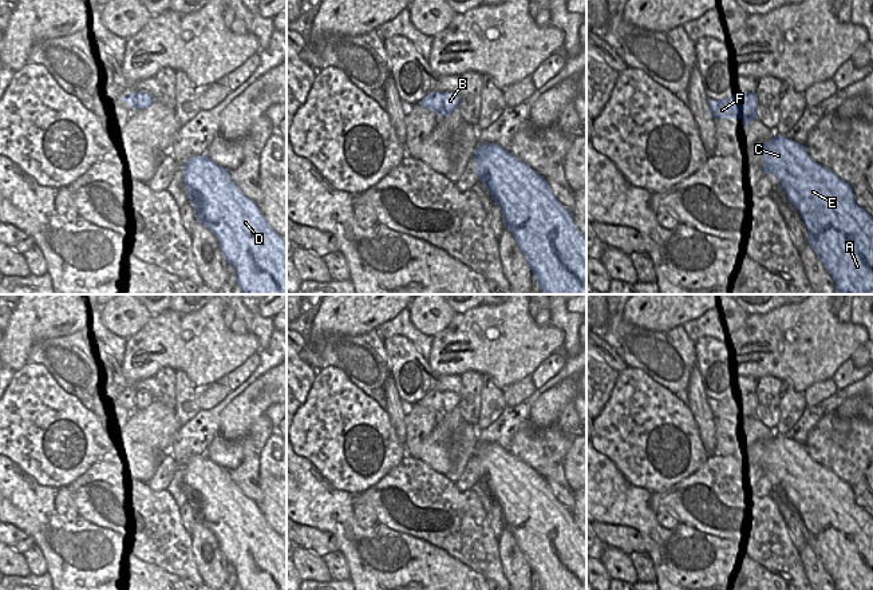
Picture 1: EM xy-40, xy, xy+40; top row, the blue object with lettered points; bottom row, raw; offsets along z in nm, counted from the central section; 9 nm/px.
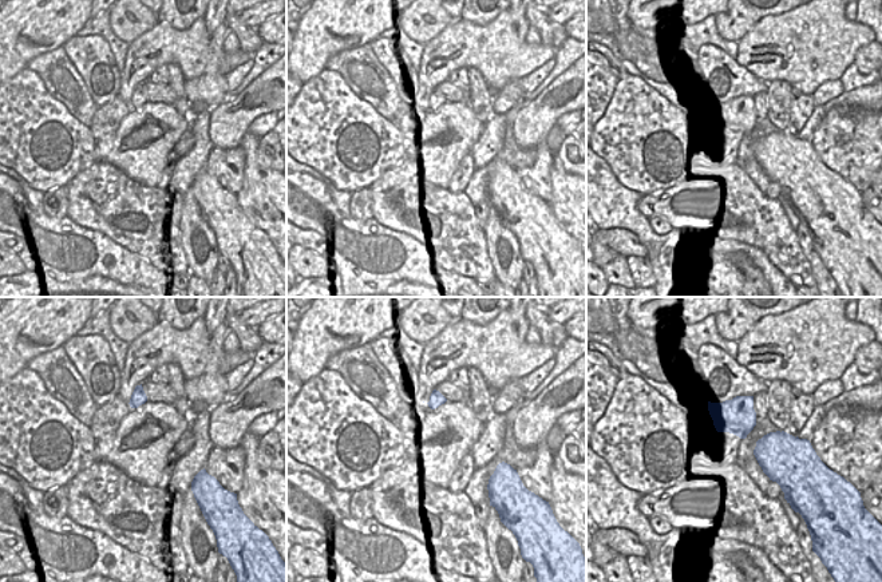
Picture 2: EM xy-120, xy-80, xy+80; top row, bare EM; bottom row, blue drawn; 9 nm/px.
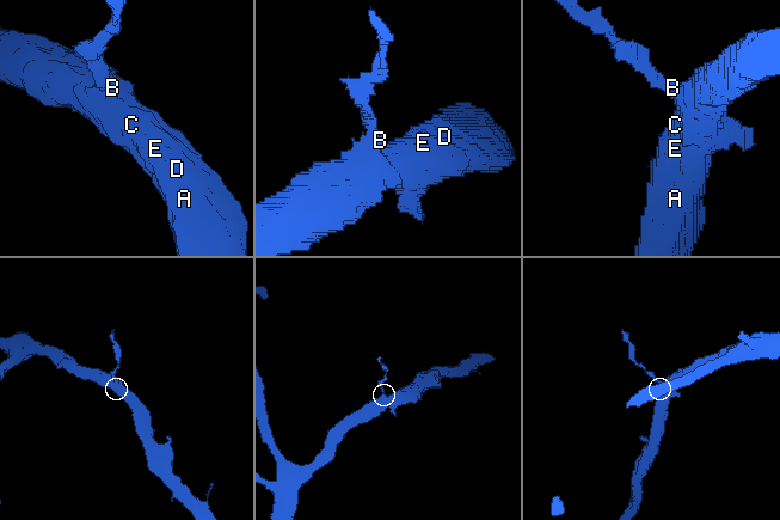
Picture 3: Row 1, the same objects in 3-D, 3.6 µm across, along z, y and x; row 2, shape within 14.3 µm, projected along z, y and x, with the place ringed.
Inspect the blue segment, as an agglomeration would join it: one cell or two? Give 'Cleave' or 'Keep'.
Cleave

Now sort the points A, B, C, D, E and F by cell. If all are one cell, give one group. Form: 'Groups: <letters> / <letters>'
Groups: A C D E F / B

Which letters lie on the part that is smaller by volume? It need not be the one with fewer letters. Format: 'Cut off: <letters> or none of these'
Cut off: B

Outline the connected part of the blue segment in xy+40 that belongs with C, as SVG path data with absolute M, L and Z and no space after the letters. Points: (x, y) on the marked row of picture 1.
M775 135L762 147L762 167L763 174L771 173L777 177L790 205L799 211L807 229L807 243L831 277L837 294L873 294L873 218L856 203L853 186L814 162L806 146L783 135Z

